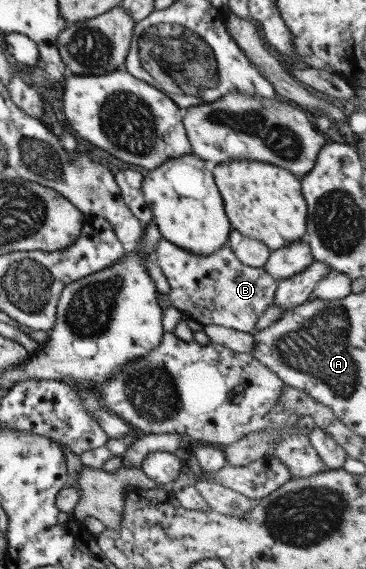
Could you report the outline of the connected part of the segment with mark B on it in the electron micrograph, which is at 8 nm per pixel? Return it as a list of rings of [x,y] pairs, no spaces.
[[[160,239],[156,243],[154,257],[158,269],[168,281],[170,307],[187,313],[189,319],[201,325],[251,333],[259,316],[271,307],[276,282],[262,268],[242,264],[227,244],[222,244],[210,256],[196,256]]]

